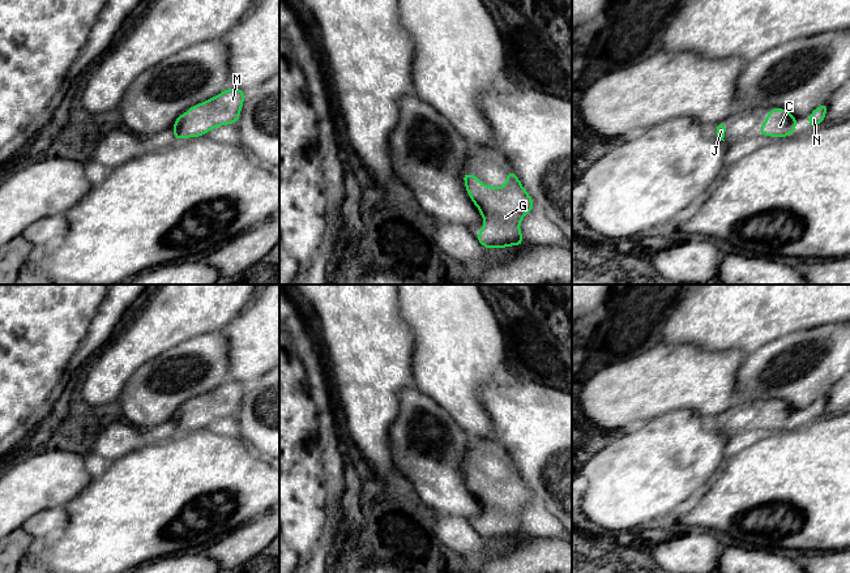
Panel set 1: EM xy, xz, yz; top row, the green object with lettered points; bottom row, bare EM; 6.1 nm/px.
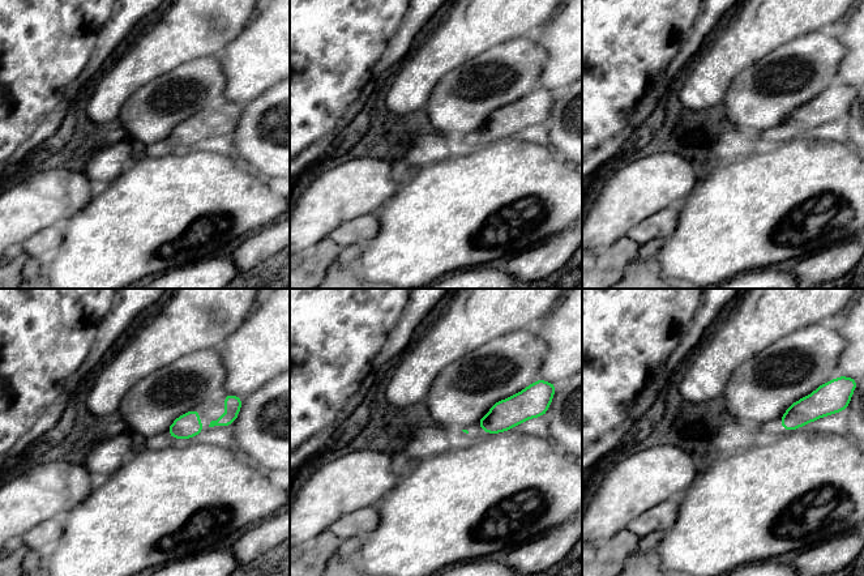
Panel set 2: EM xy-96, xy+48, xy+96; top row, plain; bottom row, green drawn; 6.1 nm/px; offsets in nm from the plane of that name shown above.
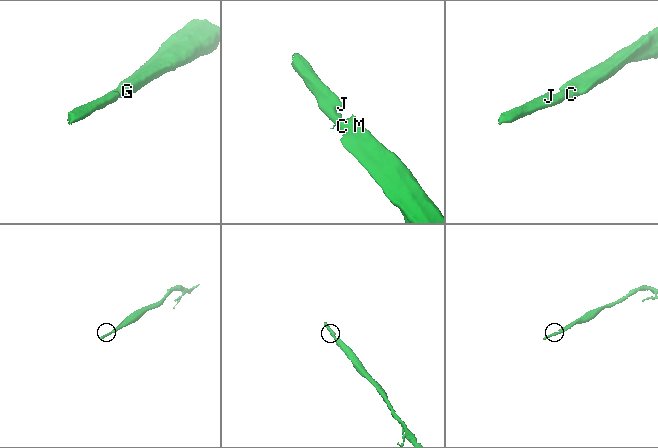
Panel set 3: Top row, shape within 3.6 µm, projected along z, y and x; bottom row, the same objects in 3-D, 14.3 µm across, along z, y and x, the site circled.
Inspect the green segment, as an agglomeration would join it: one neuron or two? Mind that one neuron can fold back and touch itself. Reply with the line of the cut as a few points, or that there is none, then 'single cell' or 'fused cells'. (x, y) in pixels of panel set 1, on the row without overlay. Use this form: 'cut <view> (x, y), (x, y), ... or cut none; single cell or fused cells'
cut none; single cell

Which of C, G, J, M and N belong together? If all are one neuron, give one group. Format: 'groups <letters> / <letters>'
groups C G J M N

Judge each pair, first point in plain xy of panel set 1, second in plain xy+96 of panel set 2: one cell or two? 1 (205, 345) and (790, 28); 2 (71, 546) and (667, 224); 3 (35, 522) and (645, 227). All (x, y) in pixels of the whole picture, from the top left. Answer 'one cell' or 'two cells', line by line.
1: two cells
2: two cells
3: one cell

